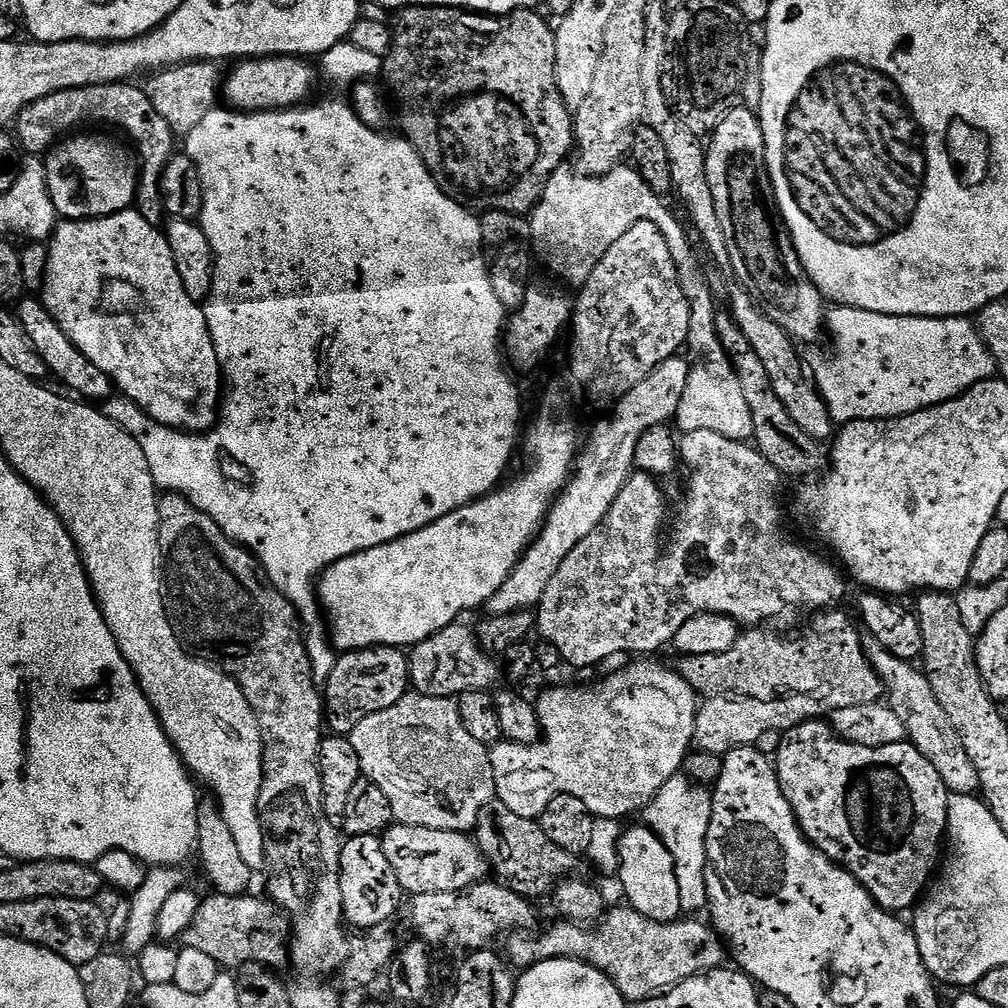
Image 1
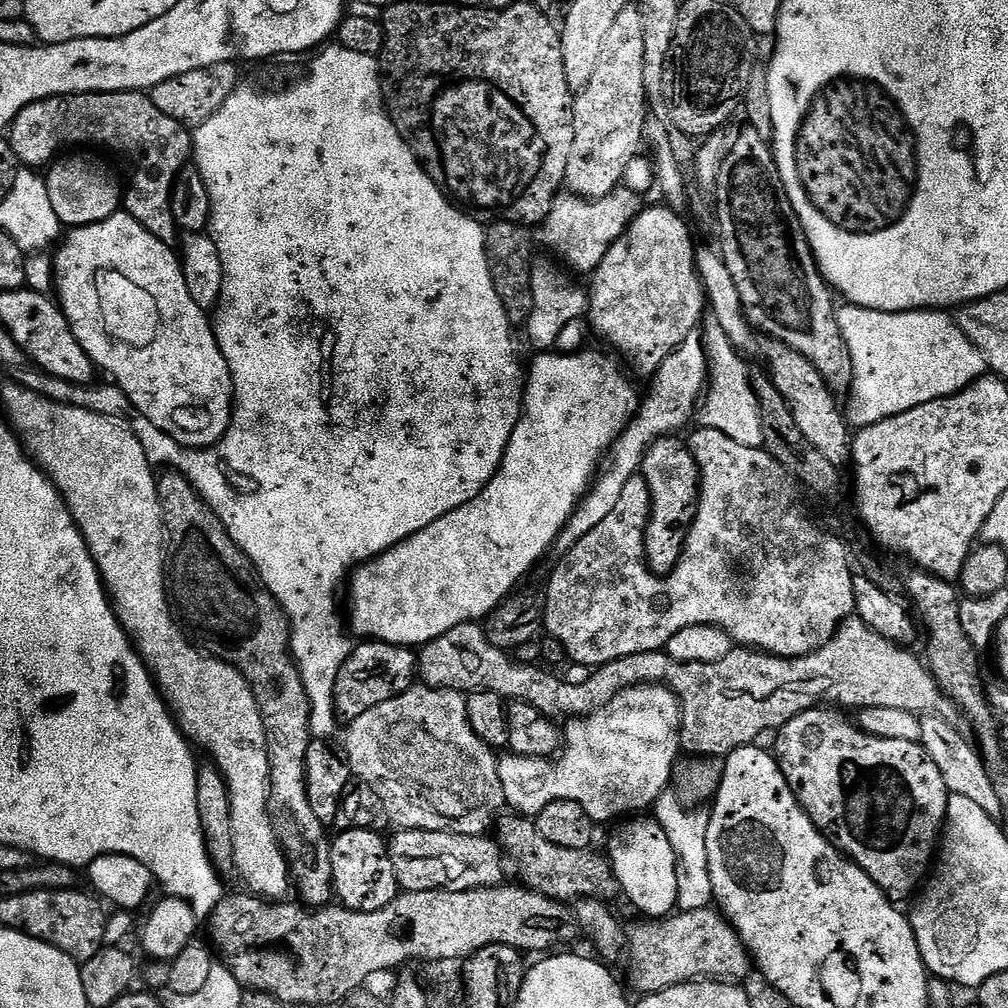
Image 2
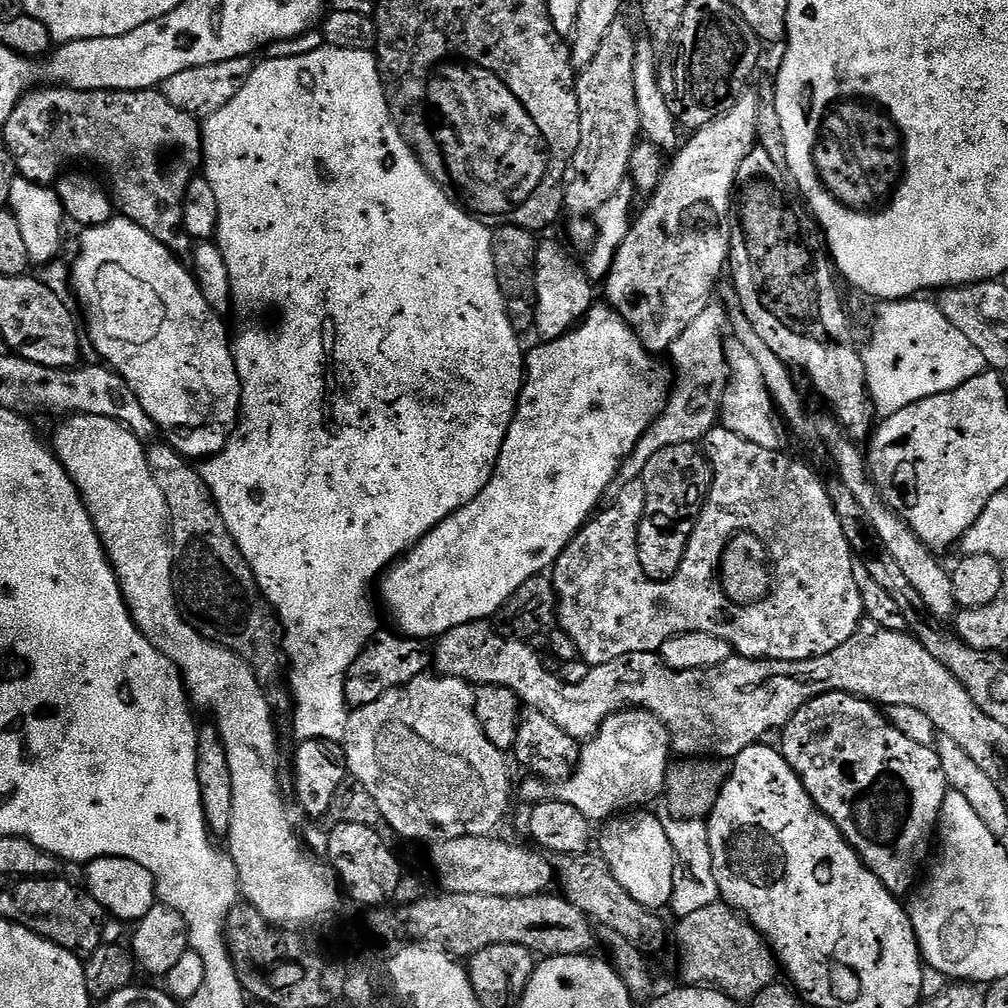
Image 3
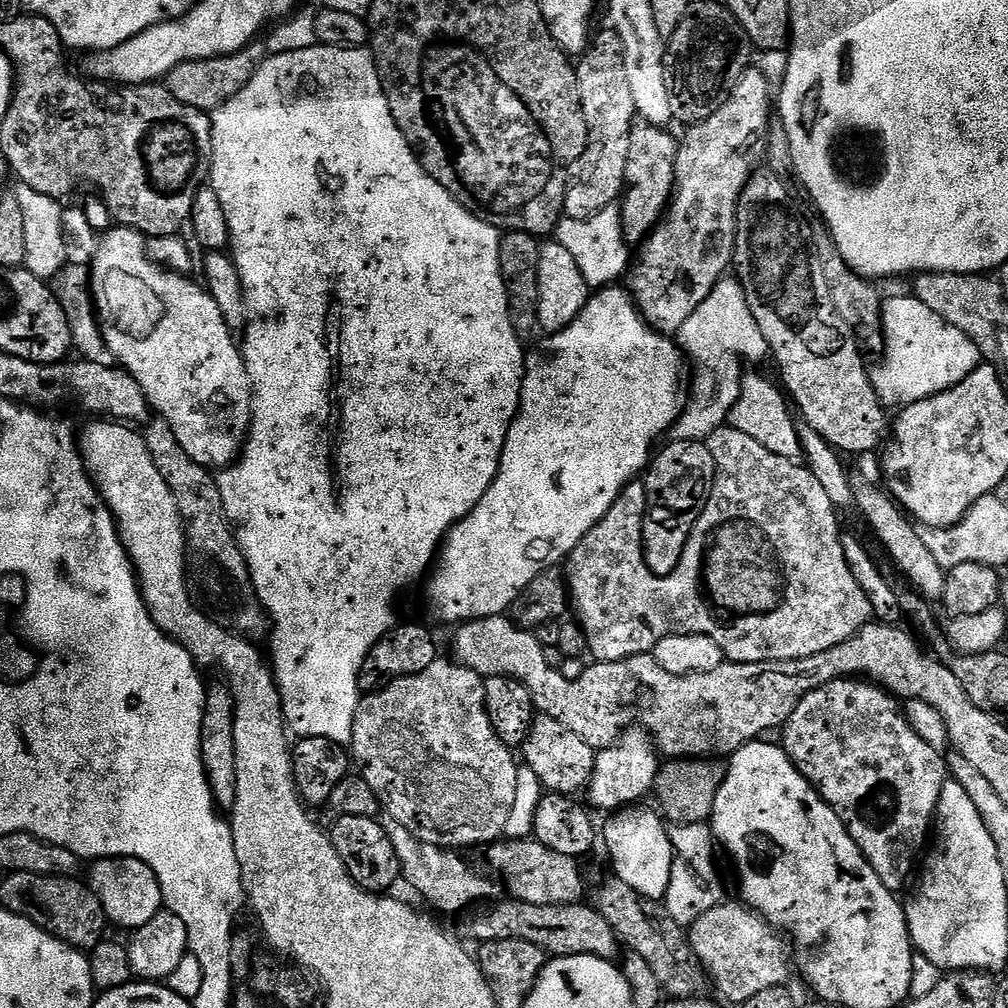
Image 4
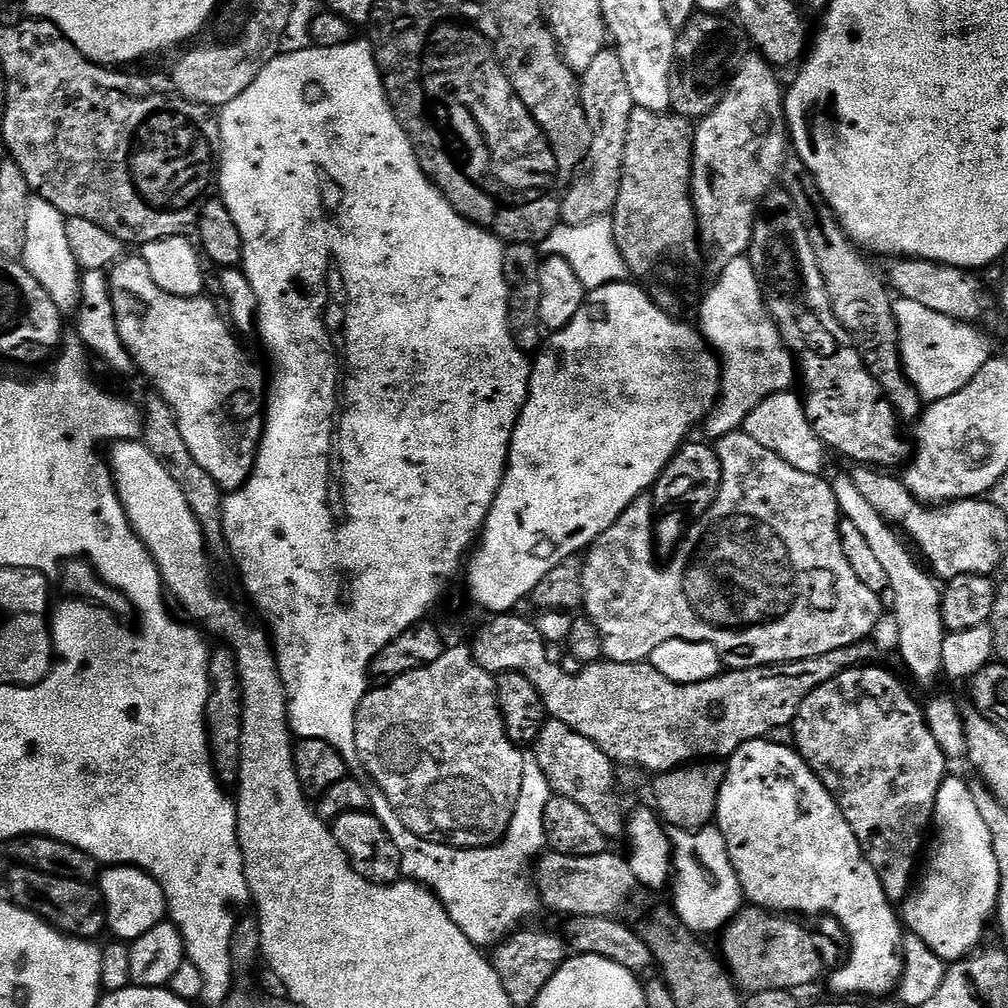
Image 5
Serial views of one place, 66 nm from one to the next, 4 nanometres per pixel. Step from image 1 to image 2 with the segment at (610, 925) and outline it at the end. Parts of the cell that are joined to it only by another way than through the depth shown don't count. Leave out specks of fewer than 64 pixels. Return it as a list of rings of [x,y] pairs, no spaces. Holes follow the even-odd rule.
[[[709,906],[703,908],[702,910],[690,910],[689,912],[677,911],[675,914],[667,918],[648,918],[643,922],[644,924],[636,924],[633,928],[629,927],[627,929],[628,933],[628,951],[626,953],[627,959],[632,959],[628,964],[628,980],[632,983],[632,988],[636,994],[655,994],[666,990],[667,988],[673,988],[679,984],[690,984],[699,981],[701,978],[705,980],[722,980],[725,982],[740,982],[743,981],[743,976],[747,974],[748,971],[753,971],[754,961],[752,955],[748,952],[748,947],[742,942],[742,938],[734,930],[734,926],[725,918],[724,913],[717,910],[715,907]]]

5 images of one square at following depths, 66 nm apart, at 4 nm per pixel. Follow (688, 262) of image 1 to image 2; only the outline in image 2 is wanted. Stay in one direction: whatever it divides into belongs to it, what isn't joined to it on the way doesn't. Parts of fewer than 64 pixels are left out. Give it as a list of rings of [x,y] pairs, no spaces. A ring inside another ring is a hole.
[[[621,186],[609,196],[600,200],[585,200],[575,194],[557,195],[550,214],[544,219],[544,244],[557,261],[563,262],[573,273],[595,273],[596,267],[617,240],[631,224],[632,219],[642,211],[640,196]],[[708,314],[702,320],[702,339],[708,355],[708,383],[706,395],[698,409],[698,420],[705,428],[722,430],[726,438],[734,438],[741,446],[764,448],[764,427],[760,413],[760,399],[756,397],[754,376],[744,365],[745,357],[731,344],[718,318]]]

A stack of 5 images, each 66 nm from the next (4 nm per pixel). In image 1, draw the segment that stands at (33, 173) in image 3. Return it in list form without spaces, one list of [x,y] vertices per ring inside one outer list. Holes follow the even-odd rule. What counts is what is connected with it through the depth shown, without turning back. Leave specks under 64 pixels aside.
[[[132,82],[99,84],[98,86],[87,89],[86,96],[88,96],[88,100],[49,98],[47,100],[34,102],[29,108],[22,109],[19,116],[16,117],[14,121],[14,135],[21,149],[23,149],[25,153],[44,154],[47,153],[49,149],[57,143],[57,141],[61,138],[67,137],[69,133],[76,130],[71,130],[71,128],[76,128],[79,124],[92,124],[97,120],[100,124],[113,124],[114,127],[121,128],[121,130],[124,131],[134,143],[136,143],[134,152],[138,157],[139,163],[142,165],[138,172],[136,202],[134,205],[135,211],[140,212],[142,214],[142,218],[146,218],[146,222],[160,226],[163,225],[166,220],[164,199],[160,193],[160,183],[162,182],[162,174],[166,170],[166,166],[171,162],[174,153],[177,151],[178,137],[175,132],[170,130],[170,126],[166,126],[166,121],[160,117],[158,110],[154,110],[154,106],[150,103],[147,91],[145,91],[143,87],[135,88],[134,85],[135,83]]]

